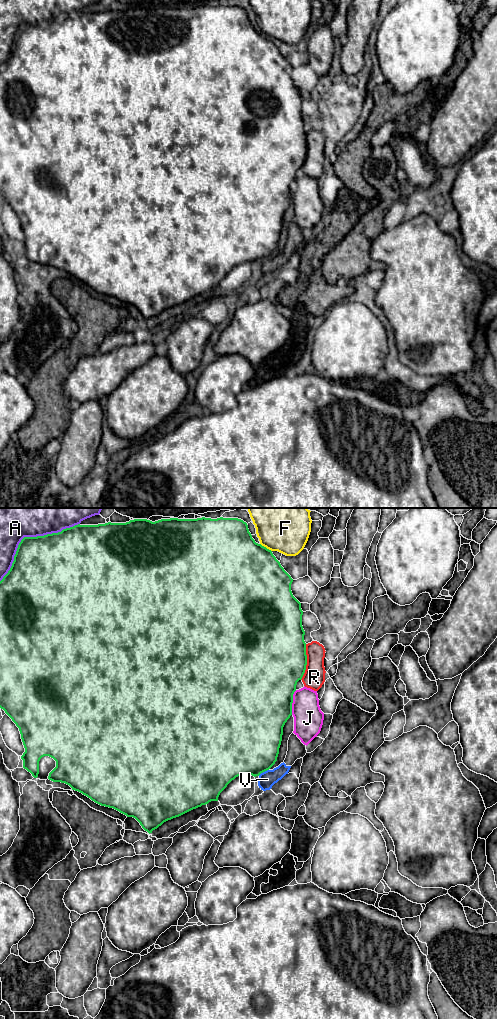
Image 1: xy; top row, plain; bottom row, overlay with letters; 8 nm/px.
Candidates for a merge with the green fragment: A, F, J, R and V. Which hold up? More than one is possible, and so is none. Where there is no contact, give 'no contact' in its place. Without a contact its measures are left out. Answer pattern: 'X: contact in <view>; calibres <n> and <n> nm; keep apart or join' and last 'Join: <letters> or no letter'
A: contact in xy; calibres 480 and 240 nm; keep apart
F: contact in xy; calibres 500 and 340 nm; keep apart
J: contact in xy; calibres 500 and 240 nm; keep apart
R: contact in xy; calibres 500 and 180 nm; keep apart
V: contact in xy; calibres 480 and 140 nm; keep apart
Join: no letter

